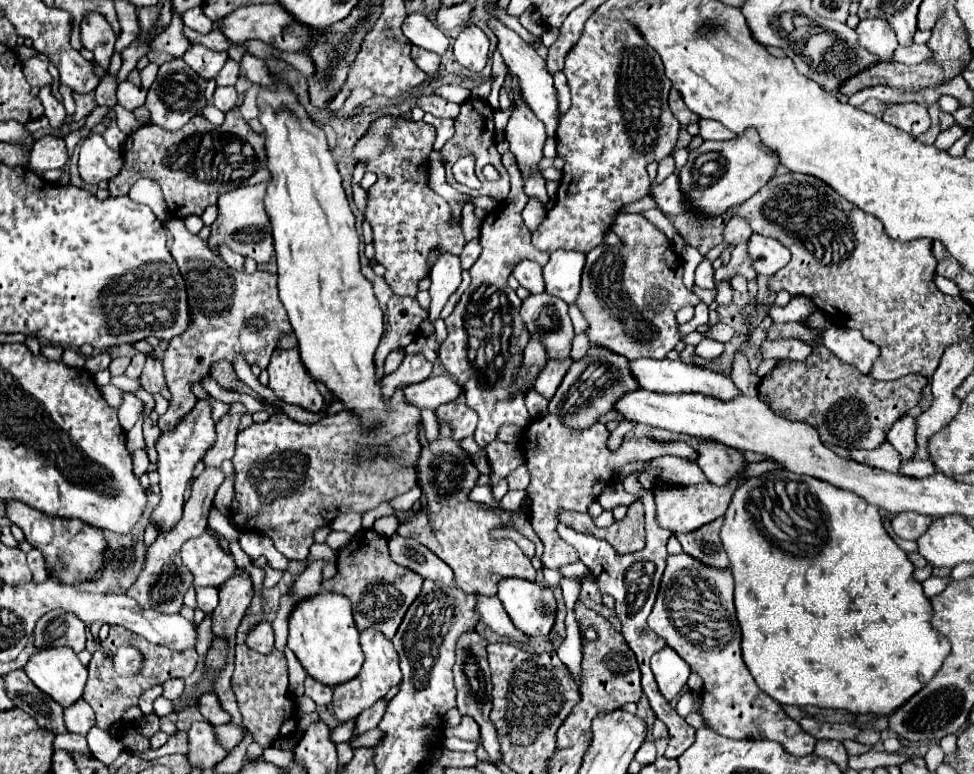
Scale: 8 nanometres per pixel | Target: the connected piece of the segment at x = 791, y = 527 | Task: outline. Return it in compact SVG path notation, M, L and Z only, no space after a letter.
M787 468L773 470L755 478L747 478L743 484L737 486L733 500L725 512L721 542L729 556L731 572L735 578L735 608L737 608L737 620L743 634L743 640L741 640L743 660L751 676L755 678L757 686L763 688L763 692L767 692L779 704L843 708L853 712L855 716L865 712L887 716L895 708L905 704L913 694L917 694L935 676L935 672L941 668L941 662L951 650L947 638L939 636L929 624L931 606L923 594L921 584L917 580L913 582L915 566L883 528L879 508L869 504L867 500L861 500L853 492L829 486L827 482L817 480L813 476L789 472Z

